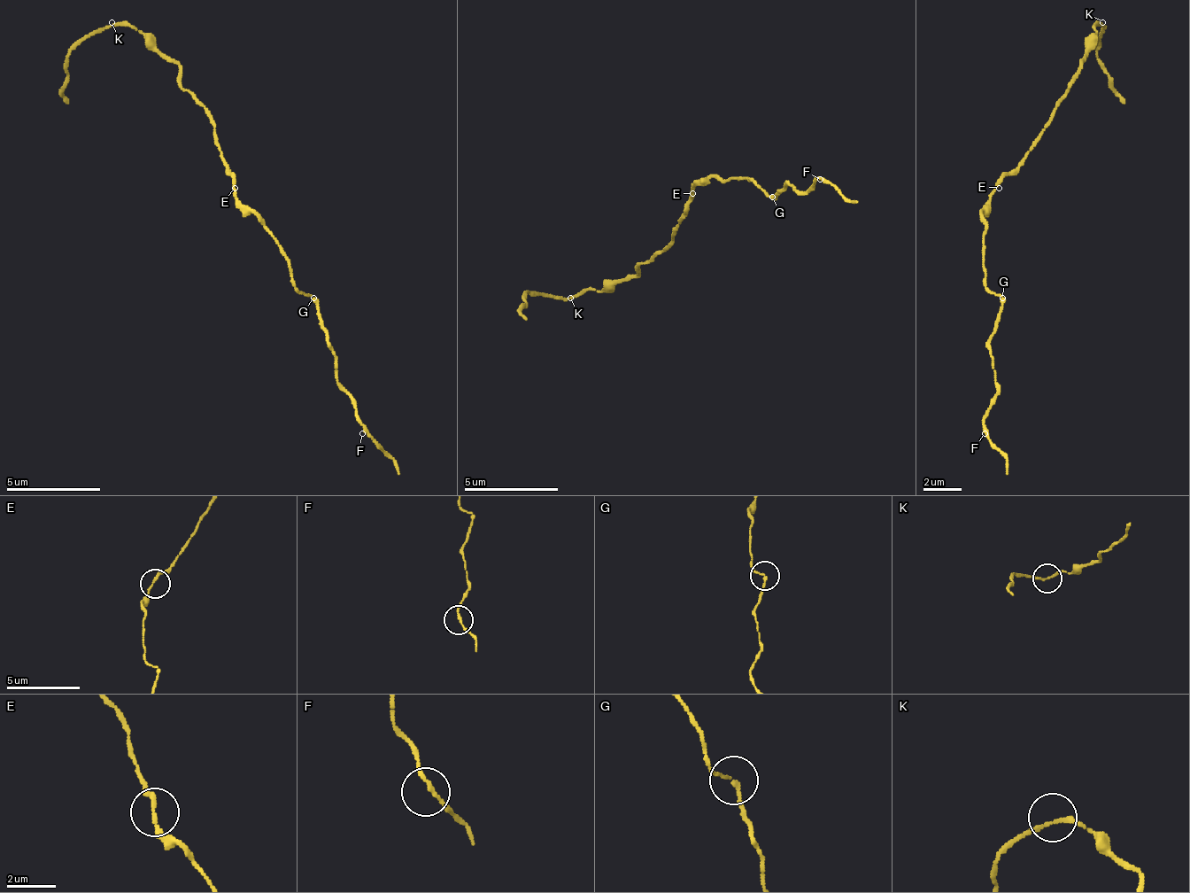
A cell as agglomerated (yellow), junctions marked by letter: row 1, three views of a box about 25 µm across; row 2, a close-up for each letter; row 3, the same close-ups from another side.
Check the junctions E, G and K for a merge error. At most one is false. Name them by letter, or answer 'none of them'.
none of them

